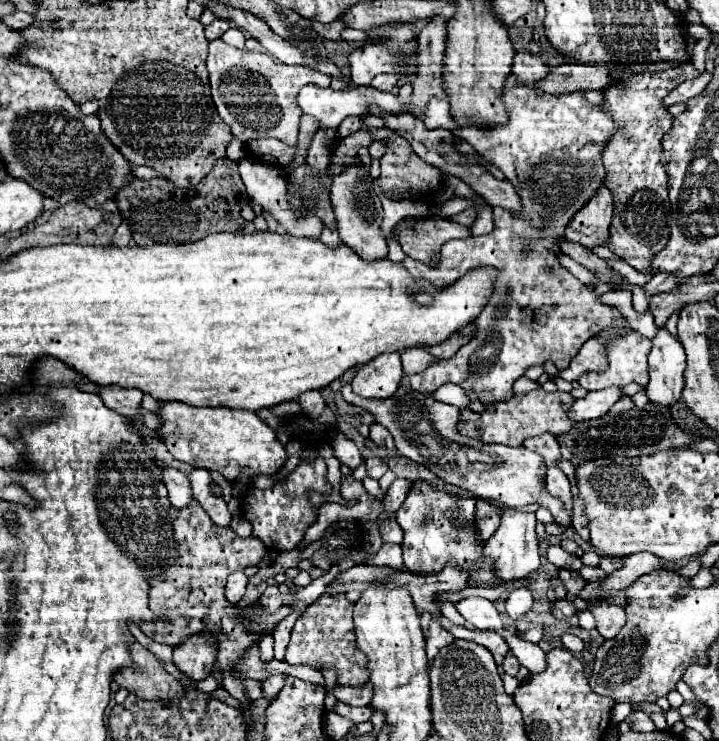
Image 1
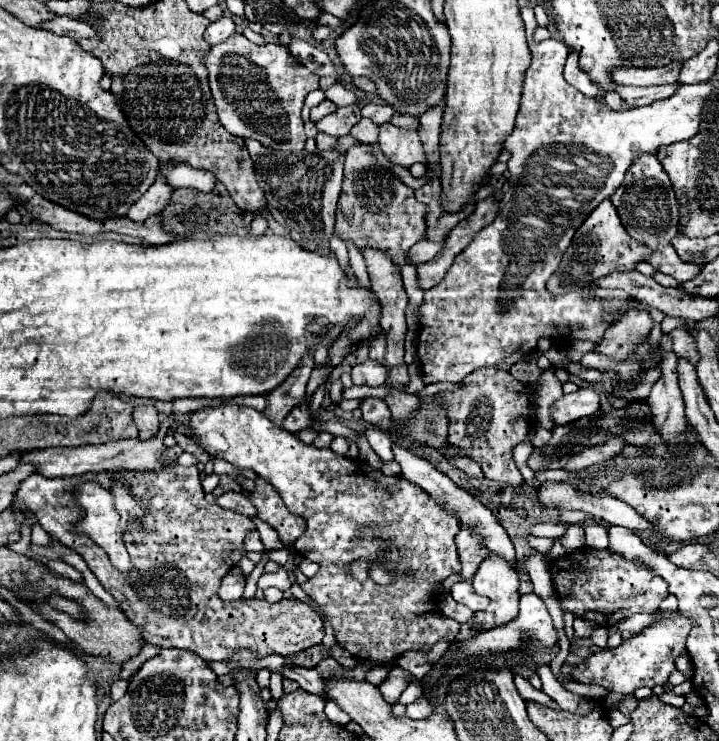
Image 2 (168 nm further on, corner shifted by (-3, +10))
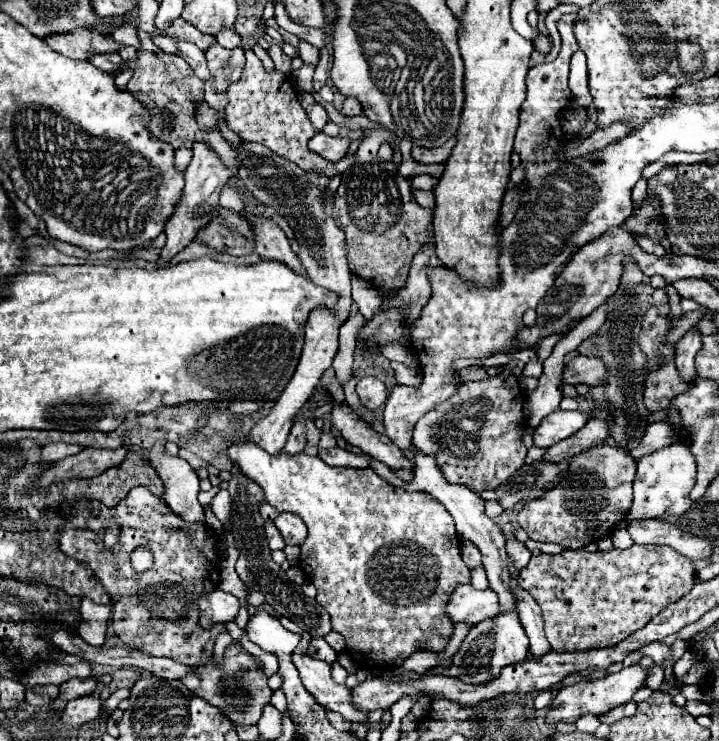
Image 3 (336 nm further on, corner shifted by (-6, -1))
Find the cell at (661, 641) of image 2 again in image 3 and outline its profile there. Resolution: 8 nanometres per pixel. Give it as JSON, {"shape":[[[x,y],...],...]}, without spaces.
{"shape":[[[630,665],[618,673],[610,673],[606,677],[598,677],[594,681],[580,681],[574,683],[570,687],[562,687],[556,695],[556,699],[552,701],[552,707],[546,715],[546,719],[552,721],[566,721],[566,723],[574,723],[582,713],[594,713],[594,715],[602,715],[608,713],[610,709],[624,705],[632,699],[632,695],[646,685],[646,677],[648,677],[650,669],[642,667],[642,665]]]}

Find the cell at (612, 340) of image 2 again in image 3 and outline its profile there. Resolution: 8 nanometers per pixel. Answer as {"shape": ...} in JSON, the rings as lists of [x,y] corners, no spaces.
{"shape":[[[578,355],[564,367],[562,379],[564,383],[570,383],[570,385],[578,385],[578,383],[600,385],[600,383],[606,383],[608,369],[600,357]]]}

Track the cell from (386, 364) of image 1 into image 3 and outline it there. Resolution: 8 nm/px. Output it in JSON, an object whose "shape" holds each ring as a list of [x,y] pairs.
{"shape":[[[362,377],[358,379],[358,385],[356,385],[356,393],[360,397],[360,401],[368,407],[368,409],[378,409],[380,405],[386,403],[388,399],[388,393],[386,393],[386,387],[380,379],[376,377]]]}

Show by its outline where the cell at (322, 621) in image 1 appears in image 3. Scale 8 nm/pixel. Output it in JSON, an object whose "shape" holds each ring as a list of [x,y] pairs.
{"shape":[[[248,439],[232,443],[228,447],[228,457],[248,479],[260,485],[272,507],[290,511],[306,523],[308,537],[300,547],[300,567],[318,589],[316,601],[330,613],[332,631],[344,637],[346,653],[358,667],[392,667],[418,649],[432,653],[442,653],[446,649],[452,637],[452,623],[444,607],[452,589],[470,583],[470,569],[460,557],[452,515],[448,515],[440,503],[424,493],[396,491],[370,467],[332,467],[318,455],[306,453],[288,455],[280,451],[278,455],[270,455]]]}

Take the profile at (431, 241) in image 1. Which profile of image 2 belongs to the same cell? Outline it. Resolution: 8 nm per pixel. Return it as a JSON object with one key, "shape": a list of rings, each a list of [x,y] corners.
{"shape":[[[355,144],[345,154],[345,176],[337,206],[335,234],[345,242],[353,242],[359,252],[365,252],[367,248],[387,252],[397,266],[405,262],[405,254],[409,252],[409,248],[425,236],[425,206],[415,200],[413,190],[407,188],[399,176],[395,176],[387,166],[381,166],[375,160],[371,144]]]}

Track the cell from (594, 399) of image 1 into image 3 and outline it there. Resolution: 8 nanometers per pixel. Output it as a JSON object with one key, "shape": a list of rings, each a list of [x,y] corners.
{"shape":[[[554,411],[548,415],[534,431],[534,445],[536,447],[552,447],[558,441],[574,435],[584,427],[584,423],[590,419],[588,411]]]}

